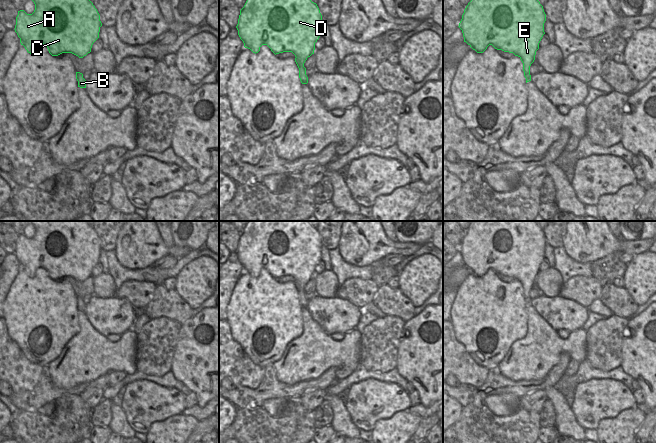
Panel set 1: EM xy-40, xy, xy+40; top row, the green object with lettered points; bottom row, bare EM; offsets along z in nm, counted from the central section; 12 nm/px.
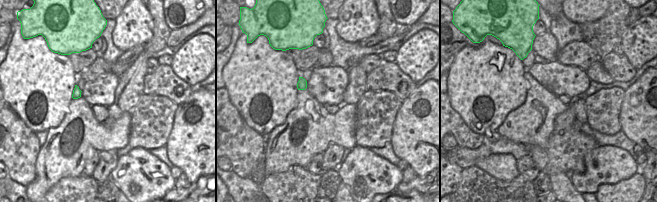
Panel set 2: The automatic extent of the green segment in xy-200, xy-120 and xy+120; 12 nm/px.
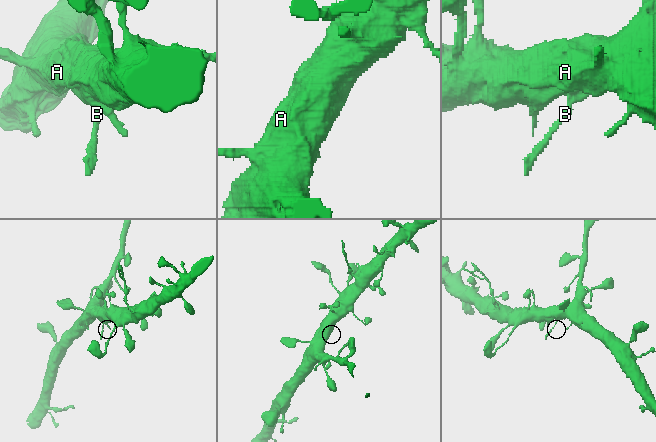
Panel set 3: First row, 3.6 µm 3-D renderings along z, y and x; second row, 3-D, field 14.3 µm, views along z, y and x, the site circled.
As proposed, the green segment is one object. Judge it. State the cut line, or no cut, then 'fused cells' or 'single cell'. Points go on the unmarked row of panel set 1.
no cut | single cell

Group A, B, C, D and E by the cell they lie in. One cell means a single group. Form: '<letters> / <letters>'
A B C D E

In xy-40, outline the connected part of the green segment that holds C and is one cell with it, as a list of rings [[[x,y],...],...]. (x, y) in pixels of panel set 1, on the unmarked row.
[[[30,221],[30,224],[35,228],[34,236],[18,235],[14,253],[28,277],[34,278],[38,268],[46,269],[52,280],[72,277],[83,282],[91,276],[102,247],[97,233],[87,221]]]

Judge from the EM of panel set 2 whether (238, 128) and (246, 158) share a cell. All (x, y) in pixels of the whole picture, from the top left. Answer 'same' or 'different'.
same

